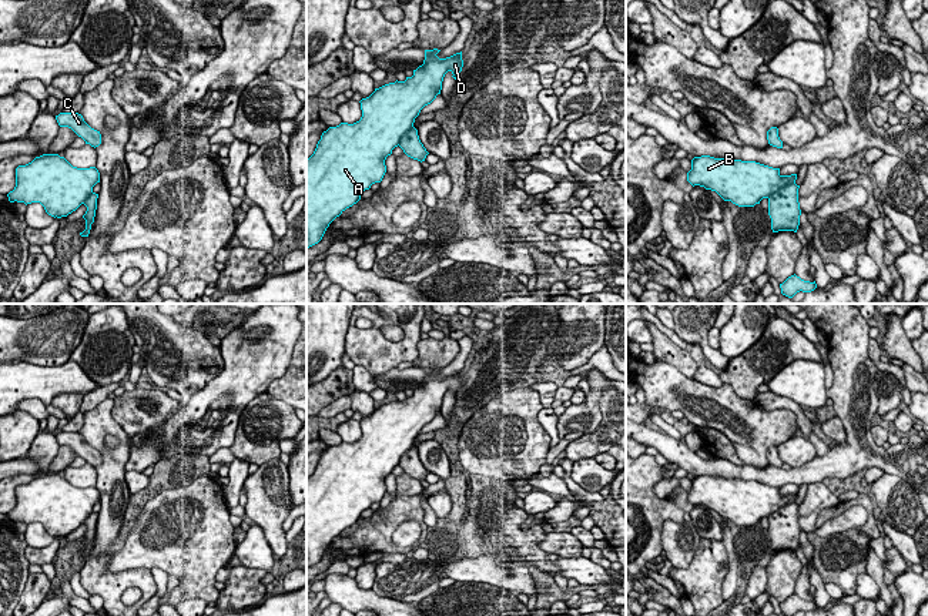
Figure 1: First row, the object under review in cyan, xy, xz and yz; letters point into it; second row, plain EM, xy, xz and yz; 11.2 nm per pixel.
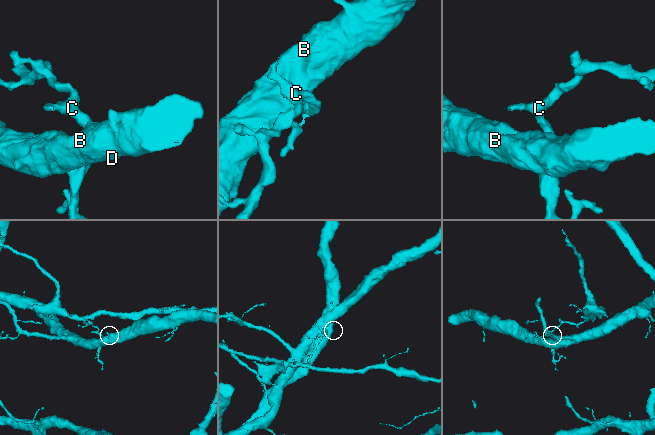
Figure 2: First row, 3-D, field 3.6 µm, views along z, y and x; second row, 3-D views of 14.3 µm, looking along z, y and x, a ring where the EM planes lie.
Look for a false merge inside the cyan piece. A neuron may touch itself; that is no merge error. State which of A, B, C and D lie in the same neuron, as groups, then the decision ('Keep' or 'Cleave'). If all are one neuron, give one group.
Groups: A B D / C. Cleave

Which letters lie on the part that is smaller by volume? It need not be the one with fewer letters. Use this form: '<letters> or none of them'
C

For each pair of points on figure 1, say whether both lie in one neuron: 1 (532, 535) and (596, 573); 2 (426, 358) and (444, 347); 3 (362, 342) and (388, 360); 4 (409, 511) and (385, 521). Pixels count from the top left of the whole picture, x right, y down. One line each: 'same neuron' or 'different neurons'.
1: same neuron
2: same neuron
3: same neuron
4: same neuron

